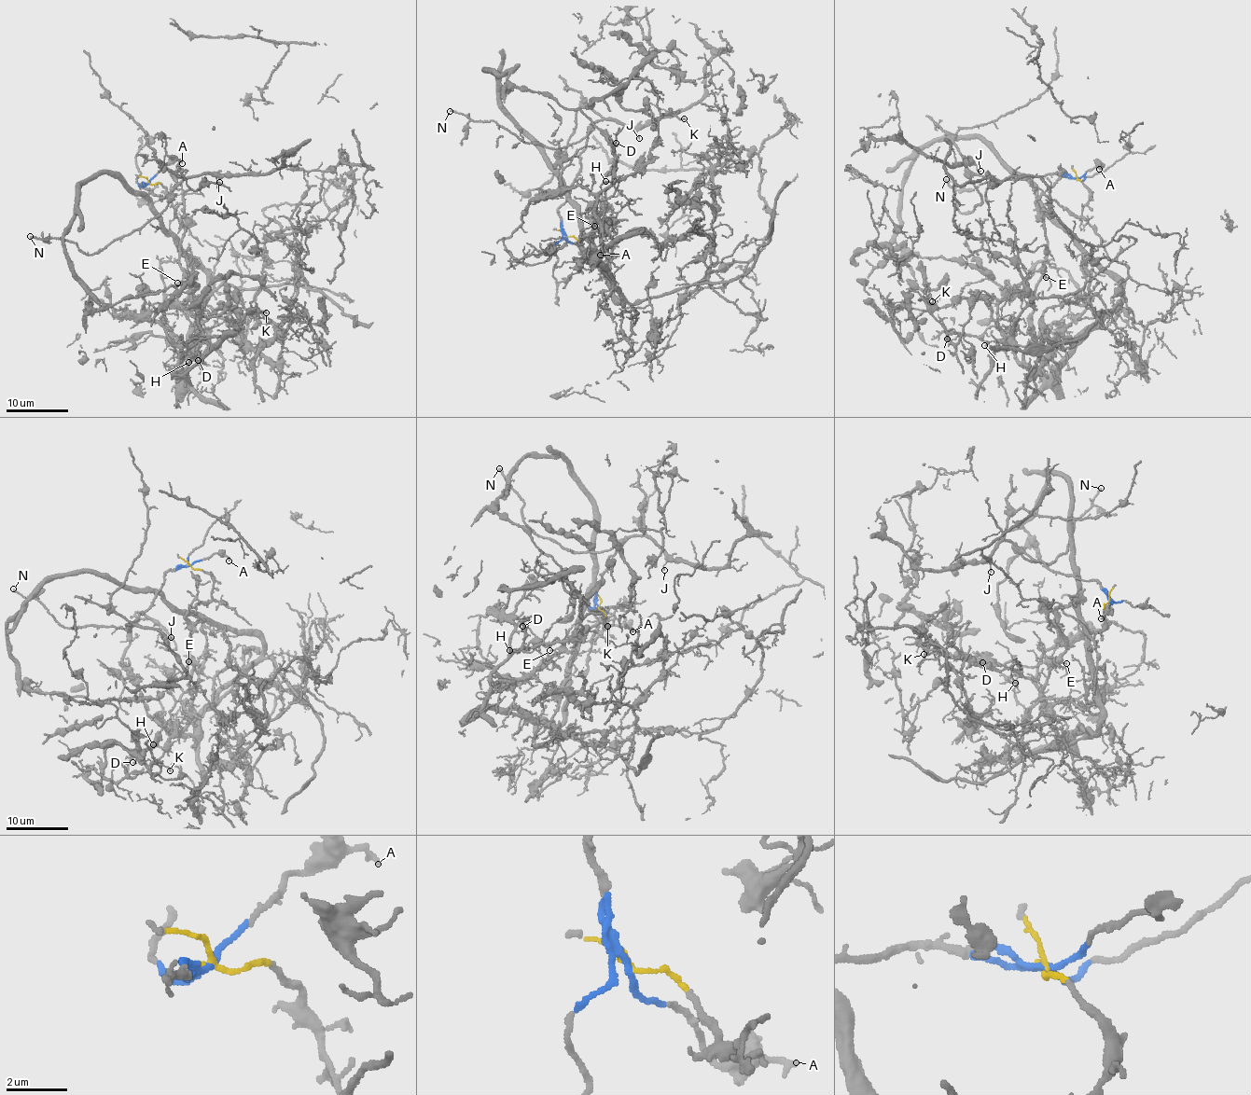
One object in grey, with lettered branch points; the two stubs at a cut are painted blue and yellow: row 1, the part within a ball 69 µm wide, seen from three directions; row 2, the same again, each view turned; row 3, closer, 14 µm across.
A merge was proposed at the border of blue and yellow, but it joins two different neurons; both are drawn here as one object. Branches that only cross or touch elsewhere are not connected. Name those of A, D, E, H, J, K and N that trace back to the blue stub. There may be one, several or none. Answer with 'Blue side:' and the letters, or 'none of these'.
Blue side: A, J, N

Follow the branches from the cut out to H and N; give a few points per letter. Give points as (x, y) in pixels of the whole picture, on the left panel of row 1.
H: (147, 183), (174, 217), (184, 200), (188, 362)
N: (147, 183), (140, 187), (168, 202), (102, 249), (88, 254), (72, 242), (30, 236)

